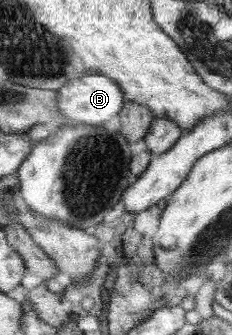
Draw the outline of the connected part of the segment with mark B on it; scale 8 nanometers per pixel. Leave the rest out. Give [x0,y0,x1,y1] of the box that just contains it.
[60,74,124,126]

